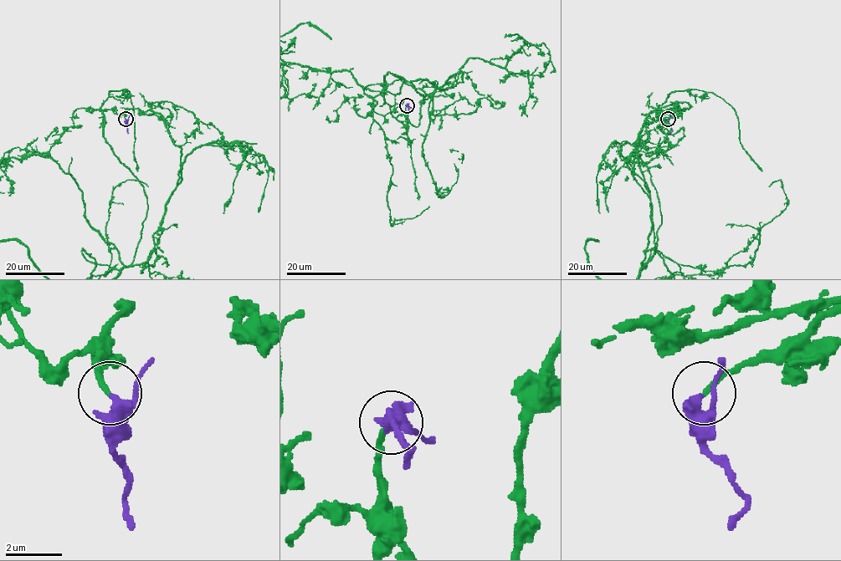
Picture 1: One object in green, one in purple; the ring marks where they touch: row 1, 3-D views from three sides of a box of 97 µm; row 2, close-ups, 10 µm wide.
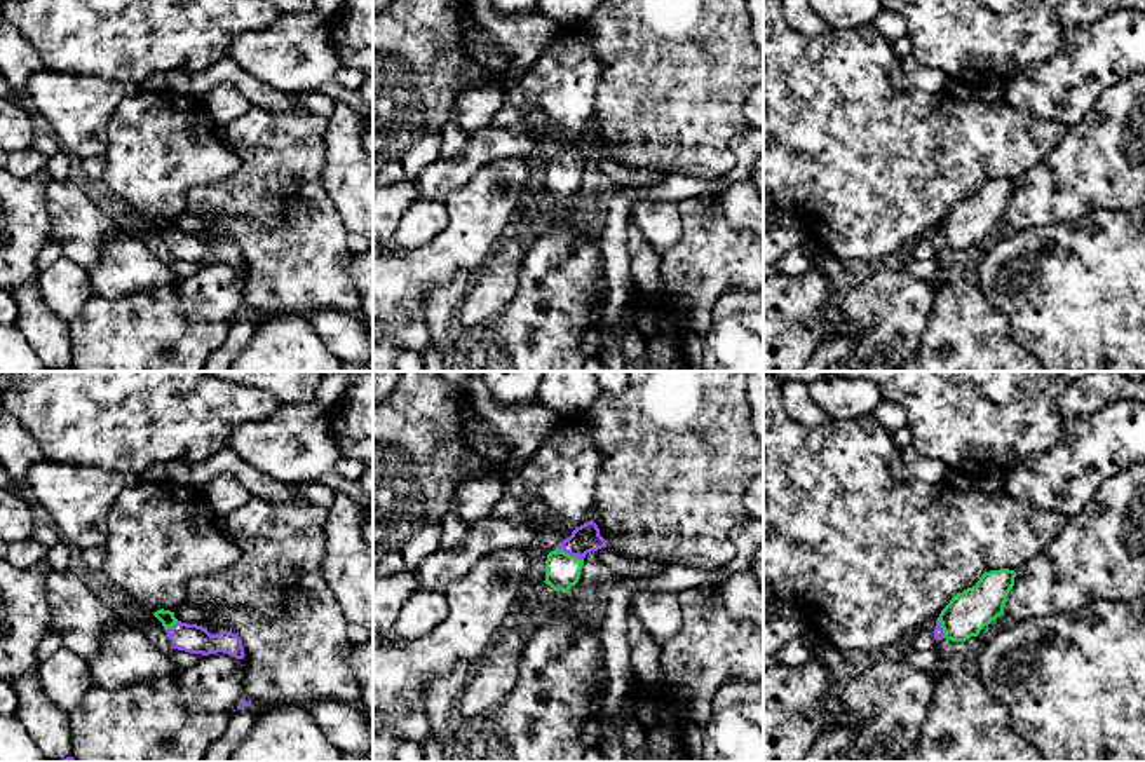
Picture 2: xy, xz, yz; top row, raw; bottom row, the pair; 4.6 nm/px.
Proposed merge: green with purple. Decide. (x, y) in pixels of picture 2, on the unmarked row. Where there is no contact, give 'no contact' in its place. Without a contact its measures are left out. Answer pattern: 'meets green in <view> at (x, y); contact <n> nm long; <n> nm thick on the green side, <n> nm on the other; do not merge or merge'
meets green in xz at (569, 164); contact 140 nm long; 160 nm thick on the green side, 130 nm on the other; merge

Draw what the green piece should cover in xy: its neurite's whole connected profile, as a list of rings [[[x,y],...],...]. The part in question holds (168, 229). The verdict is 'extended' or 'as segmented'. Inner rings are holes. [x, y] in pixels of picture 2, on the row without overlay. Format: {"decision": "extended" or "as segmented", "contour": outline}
{"decision": "extended", "contour": [[[164,218],[153,221],[153,225],[162,232],[178,260],[202,265],[223,262],[235,269],[244,269],[246,265],[242,249],[232,241],[221,239],[218,244],[211,244],[207,237],[181,232],[174,227],[174,221]]]}

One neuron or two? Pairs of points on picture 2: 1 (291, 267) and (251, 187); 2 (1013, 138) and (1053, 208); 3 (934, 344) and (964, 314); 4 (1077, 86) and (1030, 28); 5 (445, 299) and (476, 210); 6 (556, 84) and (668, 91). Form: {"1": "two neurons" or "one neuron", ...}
{"1": "one neuron", "2": "two neurons", "3": "one neuron", "4": "two neurons", "5": "two neurons", "6": "two neurons"}

